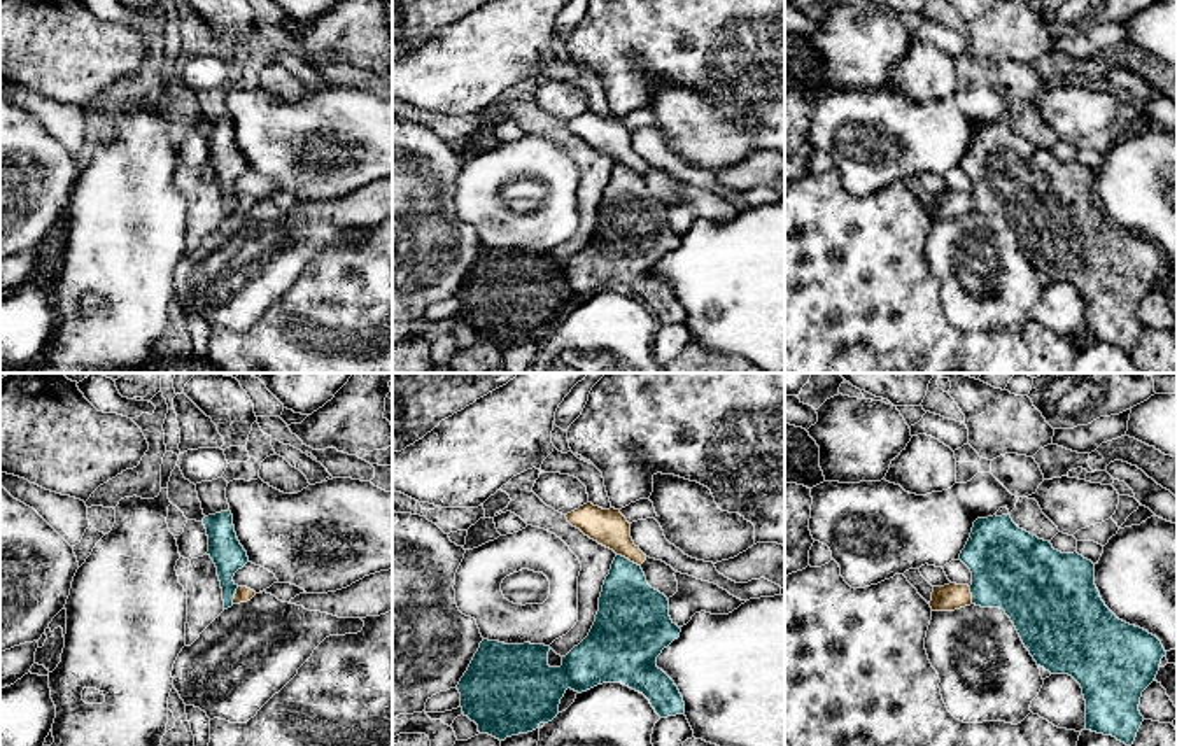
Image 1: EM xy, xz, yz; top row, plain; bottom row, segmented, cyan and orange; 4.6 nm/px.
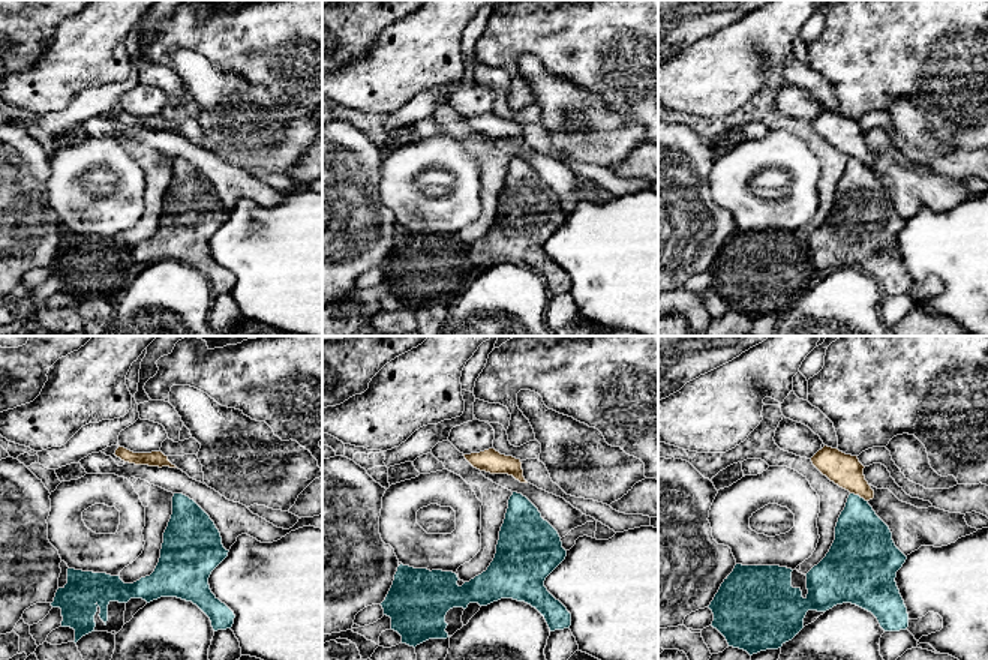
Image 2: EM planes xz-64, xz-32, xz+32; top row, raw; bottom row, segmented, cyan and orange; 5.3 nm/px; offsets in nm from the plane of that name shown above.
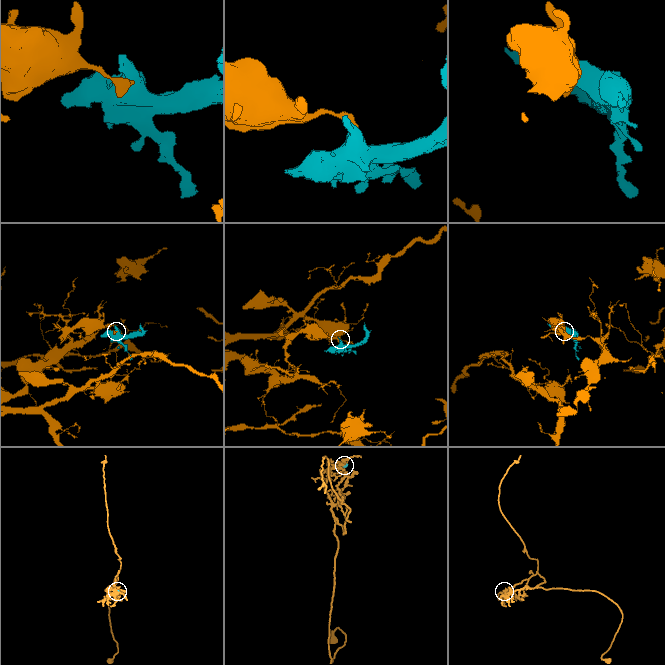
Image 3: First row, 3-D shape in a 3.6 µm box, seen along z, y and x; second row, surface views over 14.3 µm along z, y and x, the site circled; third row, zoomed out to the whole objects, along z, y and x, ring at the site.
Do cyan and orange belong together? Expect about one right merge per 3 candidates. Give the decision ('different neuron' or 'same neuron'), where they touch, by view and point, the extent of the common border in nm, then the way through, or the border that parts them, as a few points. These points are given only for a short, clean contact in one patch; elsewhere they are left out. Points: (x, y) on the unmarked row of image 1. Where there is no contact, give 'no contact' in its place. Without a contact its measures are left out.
different neuron | xz (627, 167) | 130 nm | along xz (617, 161), (640, 174)

